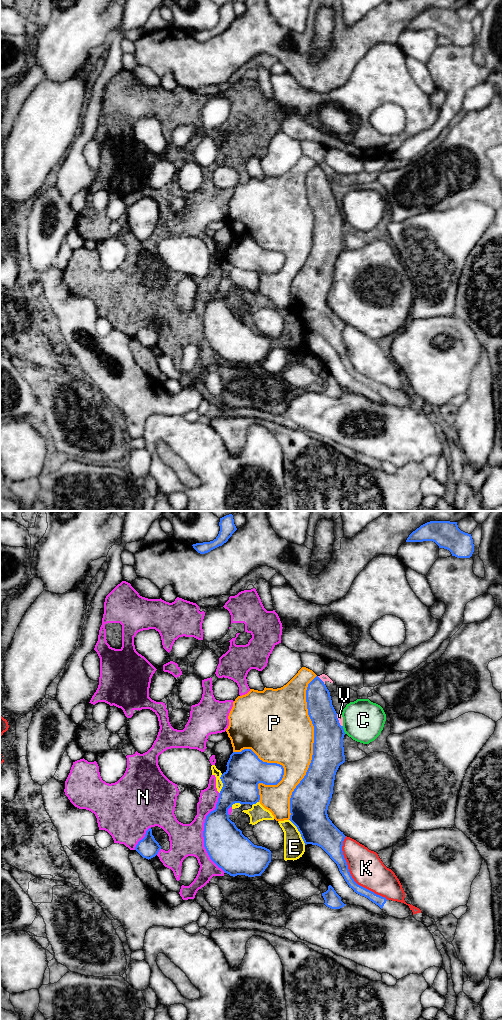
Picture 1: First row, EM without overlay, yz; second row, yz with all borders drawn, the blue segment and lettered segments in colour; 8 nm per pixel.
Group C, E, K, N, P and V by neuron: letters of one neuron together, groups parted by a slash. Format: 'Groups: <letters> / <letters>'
Groups: C / E N V / K / P

